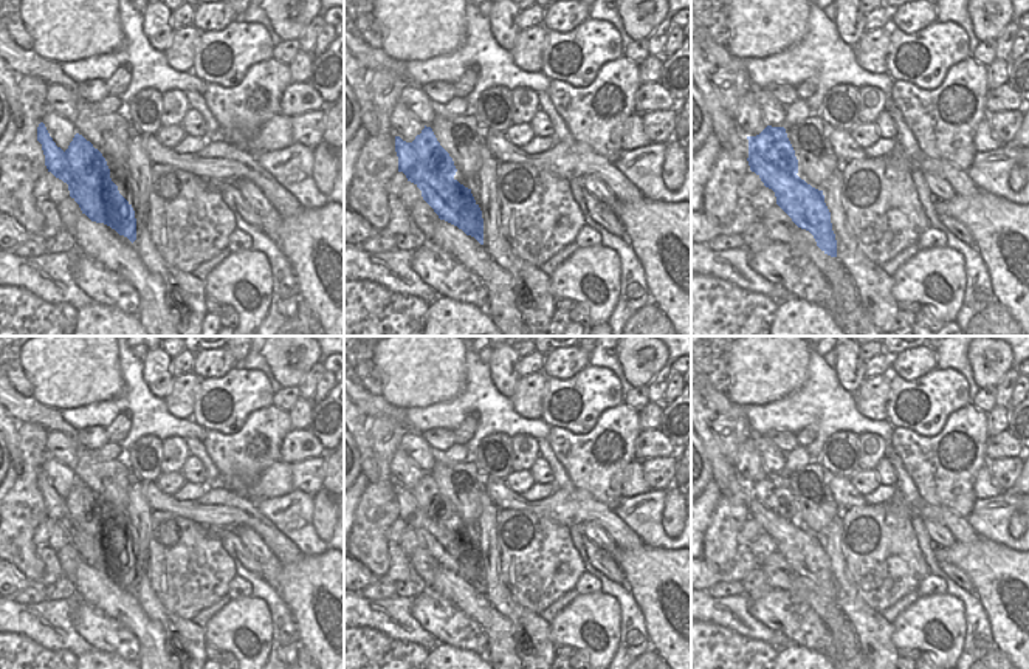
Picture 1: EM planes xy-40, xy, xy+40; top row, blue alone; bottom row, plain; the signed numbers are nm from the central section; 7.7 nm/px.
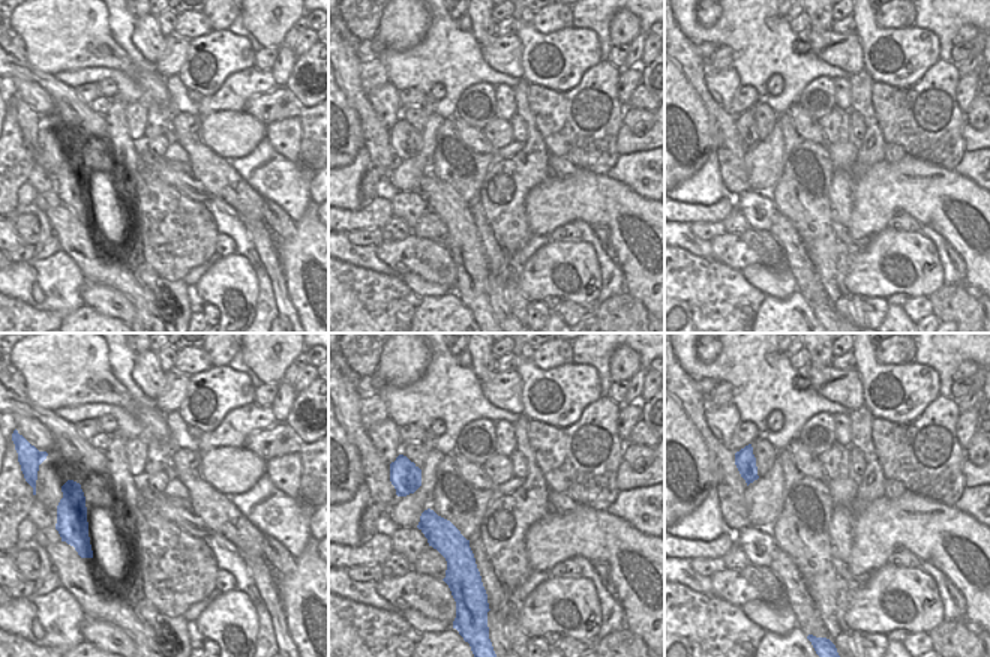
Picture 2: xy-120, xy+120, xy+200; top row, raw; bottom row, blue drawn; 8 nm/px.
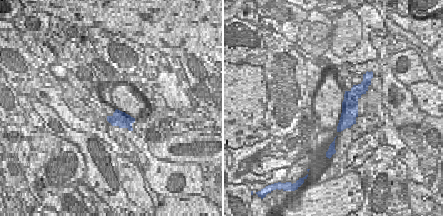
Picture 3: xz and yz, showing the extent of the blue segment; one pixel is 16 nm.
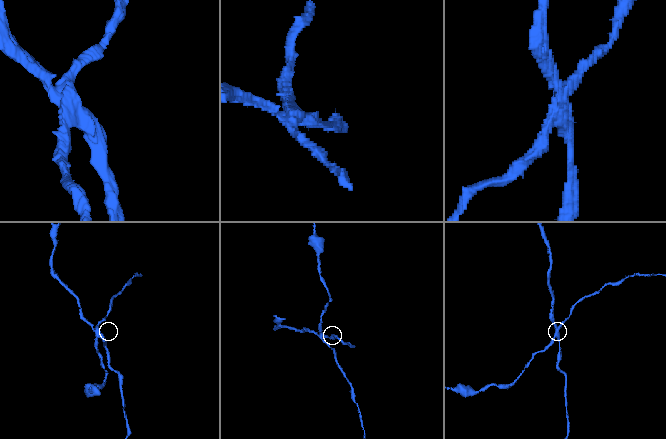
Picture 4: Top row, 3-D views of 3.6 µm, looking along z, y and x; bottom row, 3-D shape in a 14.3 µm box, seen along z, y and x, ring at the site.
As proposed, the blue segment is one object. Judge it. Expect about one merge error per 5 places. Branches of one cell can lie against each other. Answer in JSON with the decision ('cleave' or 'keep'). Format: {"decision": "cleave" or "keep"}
{"decision": "cleave"}

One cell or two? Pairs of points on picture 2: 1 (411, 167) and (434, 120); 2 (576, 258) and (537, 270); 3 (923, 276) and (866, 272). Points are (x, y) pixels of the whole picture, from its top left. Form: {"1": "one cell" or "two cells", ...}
{"1": "one cell", "2": "one cell", "3": "one cell"}

